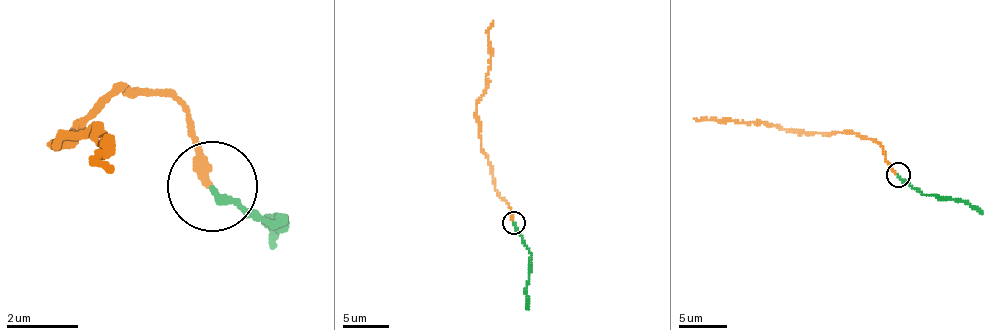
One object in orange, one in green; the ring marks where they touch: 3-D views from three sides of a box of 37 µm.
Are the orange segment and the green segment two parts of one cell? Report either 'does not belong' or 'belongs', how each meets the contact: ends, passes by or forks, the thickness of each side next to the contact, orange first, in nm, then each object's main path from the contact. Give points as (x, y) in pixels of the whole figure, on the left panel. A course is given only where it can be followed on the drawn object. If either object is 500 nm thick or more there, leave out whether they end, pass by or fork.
belongs | orange ends | green ends | 160/180 nm | orange via (209, 184), (190, 115), (154, 87), (116, 87), (56, 148), (91, 125), (108, 144), (96, 167), (113, 164) | green via (209, 184), (284, 220), (268, 215), (279, 247)

